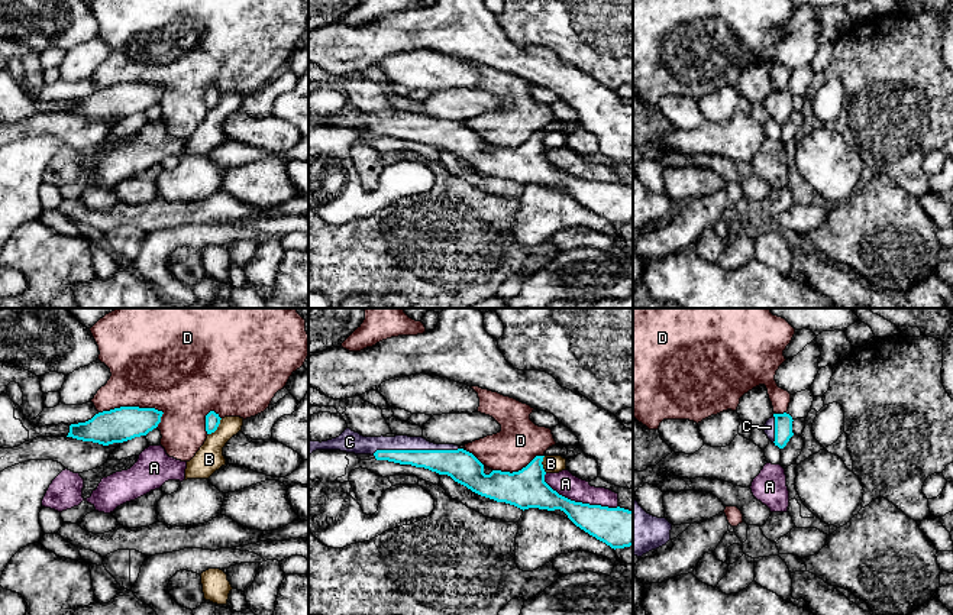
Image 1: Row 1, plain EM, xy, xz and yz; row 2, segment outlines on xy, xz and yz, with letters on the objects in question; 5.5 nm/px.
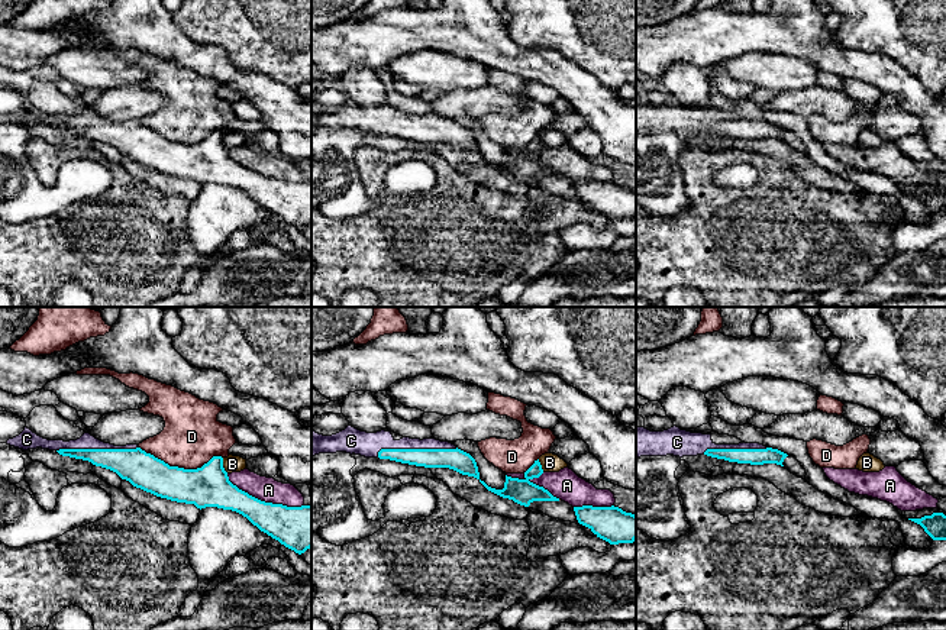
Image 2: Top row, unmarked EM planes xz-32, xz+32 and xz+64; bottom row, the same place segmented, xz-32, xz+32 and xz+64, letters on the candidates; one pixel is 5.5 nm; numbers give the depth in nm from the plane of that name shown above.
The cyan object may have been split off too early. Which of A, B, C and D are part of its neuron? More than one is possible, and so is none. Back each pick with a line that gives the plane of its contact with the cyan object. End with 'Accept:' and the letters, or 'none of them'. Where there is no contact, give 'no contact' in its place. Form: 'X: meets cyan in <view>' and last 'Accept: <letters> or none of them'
C: meets cyan in xz
Accept: C

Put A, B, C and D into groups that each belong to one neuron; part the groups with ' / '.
A / B / C / D

